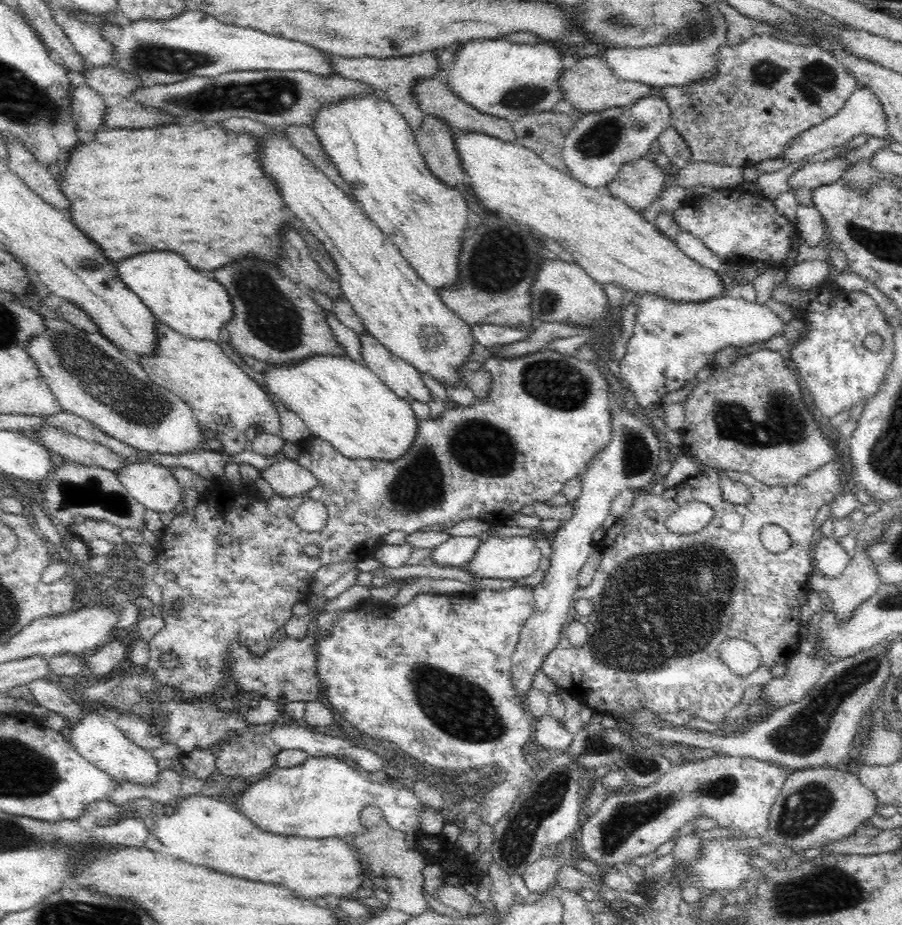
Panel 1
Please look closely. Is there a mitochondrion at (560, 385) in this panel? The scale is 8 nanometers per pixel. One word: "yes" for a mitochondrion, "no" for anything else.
yes

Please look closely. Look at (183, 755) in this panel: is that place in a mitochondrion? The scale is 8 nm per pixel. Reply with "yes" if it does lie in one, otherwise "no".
no

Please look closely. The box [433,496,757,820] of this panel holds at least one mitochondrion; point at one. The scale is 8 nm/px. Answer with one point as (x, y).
(661, 608)

